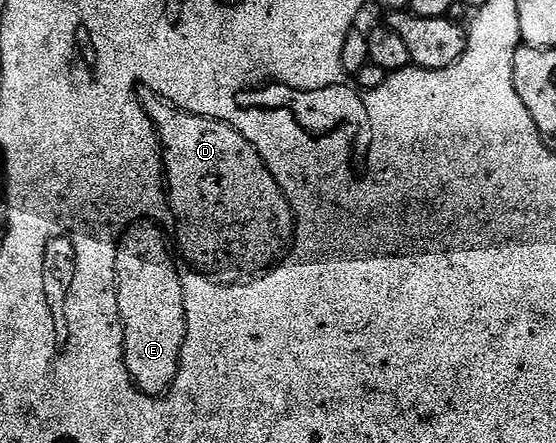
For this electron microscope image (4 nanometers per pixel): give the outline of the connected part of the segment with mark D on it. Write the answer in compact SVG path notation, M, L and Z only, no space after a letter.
M140 88L139 101L143 105L143 110L147 112L147 114L149 115L149 119L153 123L153 127L155 128L155 134L157 134L159 137L159 147L163 151L163 168L165 170L165 188L167 190L167 200L169 202L169 213L170 213L170 216L173 218L173 221L175 217L176 223L179 224L179 249L180 250L178 249L178 252L181 254L181 257L182 257L181 252L183 252L183 257L185 260L188 261L189 264L192 265L190 267L192 270L195 270L201 273L206 273L207 276L212 279L222 279L224 282L227 282L227 283L235 283L235 282L238 282L240 279L251 279L251 278L254 278L256 275L262 275L266 273L268 269L272 268L272 266L274 266L276 262L278 262L280 258L282 258L284 254L286 254L288 250L290 250L294 242L295 212L291 210L291 205L290 203L287 202L287 196L284 195L283 192L281 191L281 187L277 183L277 179L273 179L273 175L269 171L269 167L265 167L265 163L261 159L261 155L259 154L259 152L255 148L253 148L252 145L250 145L250 143L248 143L248 141L246 141L244 137L241 136L241 134L238 133L236 129L234 129L233 127L229 127L227 124L225 124L225 122L214 121L213 119L209 119L208 117L202 117L201 115L193 115L192 113L185 113L183 112L183 110L175 108L175 106L172 105L171 102L167 101L163 97L159 97L158 95L156 95L156 93L152 91L152 89Z

